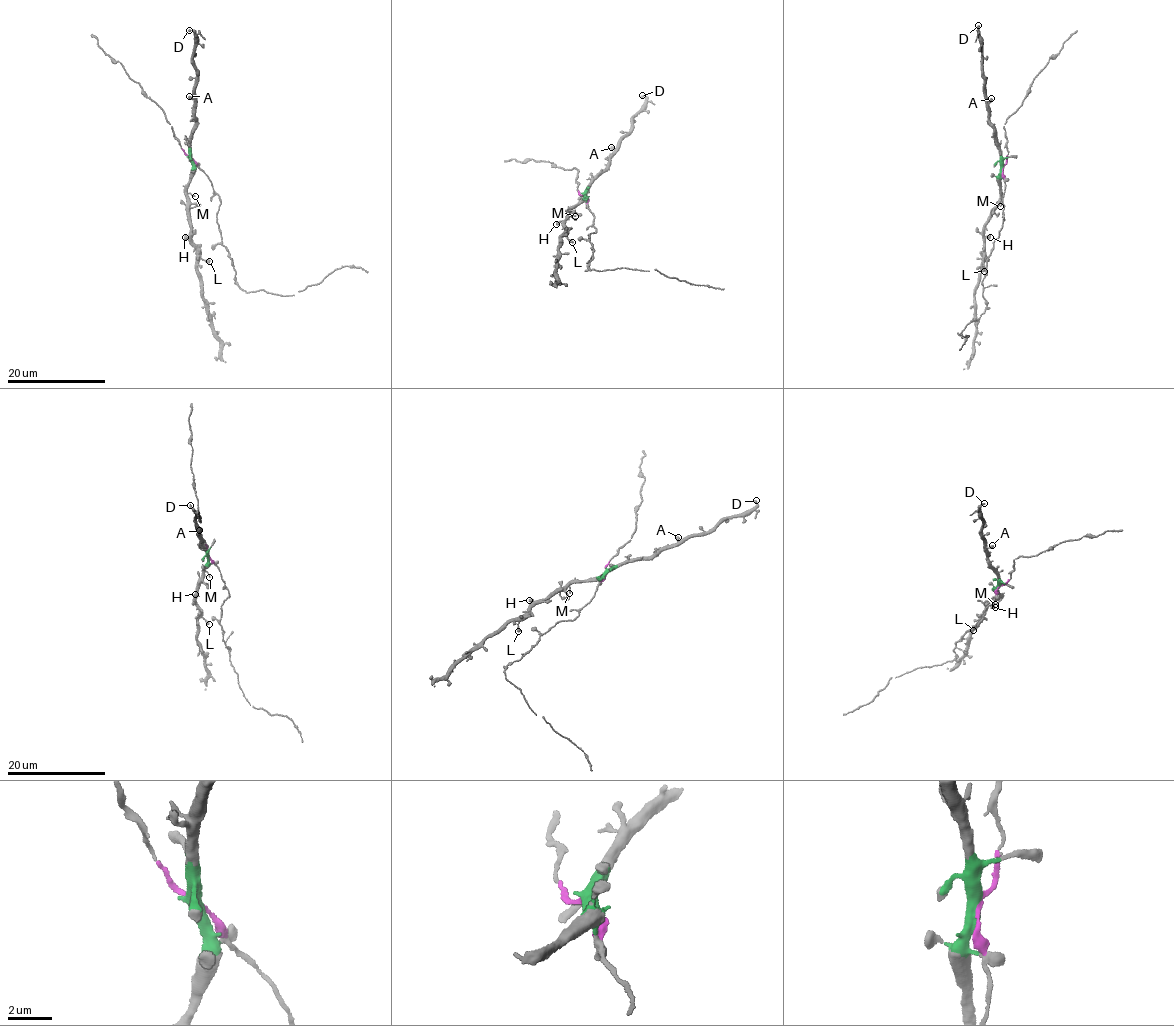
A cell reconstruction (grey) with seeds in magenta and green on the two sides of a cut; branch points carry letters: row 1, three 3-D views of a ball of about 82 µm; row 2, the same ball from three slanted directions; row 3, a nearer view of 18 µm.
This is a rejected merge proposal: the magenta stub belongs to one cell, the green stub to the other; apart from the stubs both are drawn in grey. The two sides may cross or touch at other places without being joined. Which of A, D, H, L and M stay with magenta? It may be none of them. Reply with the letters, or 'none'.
none

